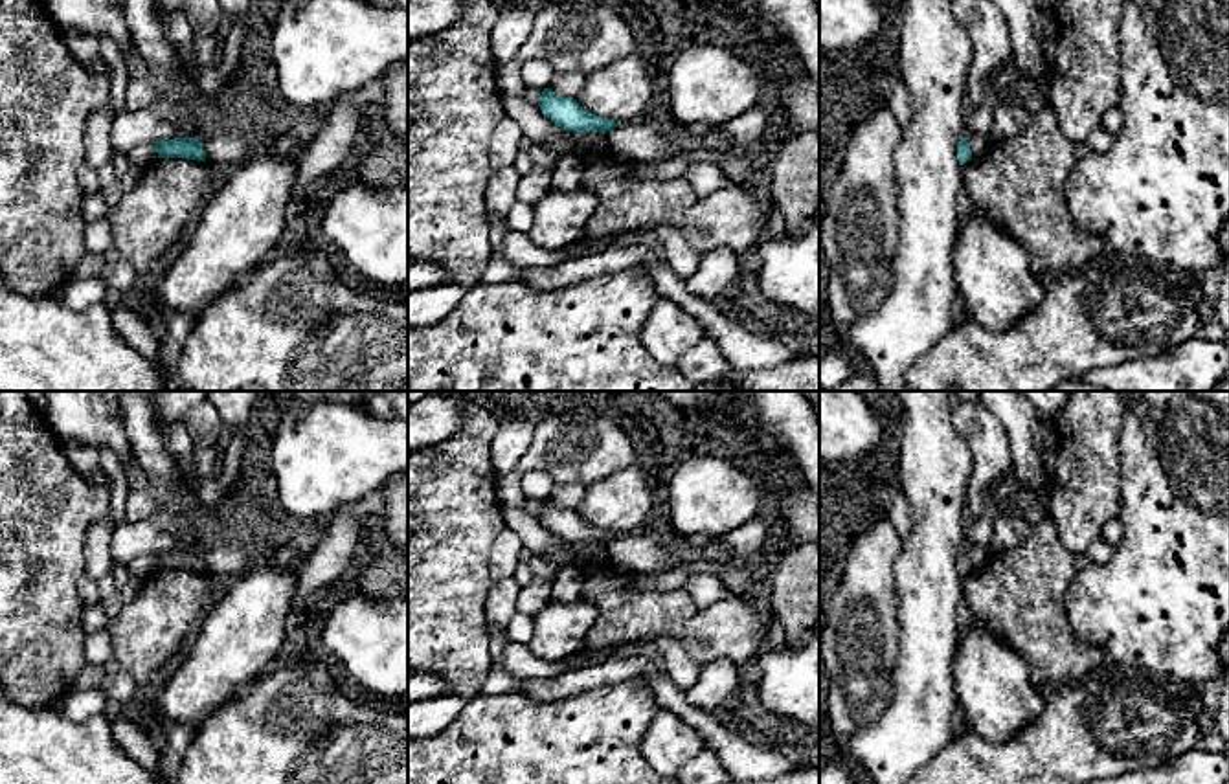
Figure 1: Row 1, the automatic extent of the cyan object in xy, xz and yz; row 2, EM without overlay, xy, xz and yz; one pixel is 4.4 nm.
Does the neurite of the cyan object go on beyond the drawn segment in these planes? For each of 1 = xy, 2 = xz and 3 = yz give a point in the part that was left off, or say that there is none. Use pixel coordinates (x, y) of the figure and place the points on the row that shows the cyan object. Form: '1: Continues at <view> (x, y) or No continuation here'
1: No continuation here
2: No continuation here
3: No continuation here

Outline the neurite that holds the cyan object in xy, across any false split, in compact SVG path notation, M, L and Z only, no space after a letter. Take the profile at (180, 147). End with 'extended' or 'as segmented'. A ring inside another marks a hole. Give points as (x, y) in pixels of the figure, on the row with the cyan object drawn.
M175 138L152 141L158 152L158 158L187 158L206 162L206 152L197 138Z; as segmented

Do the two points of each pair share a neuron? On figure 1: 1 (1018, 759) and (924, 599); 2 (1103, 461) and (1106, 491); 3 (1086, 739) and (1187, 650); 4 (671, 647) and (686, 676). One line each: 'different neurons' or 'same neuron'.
1: different neurons
2: same neuron
3: different neurons
4: same neuron

